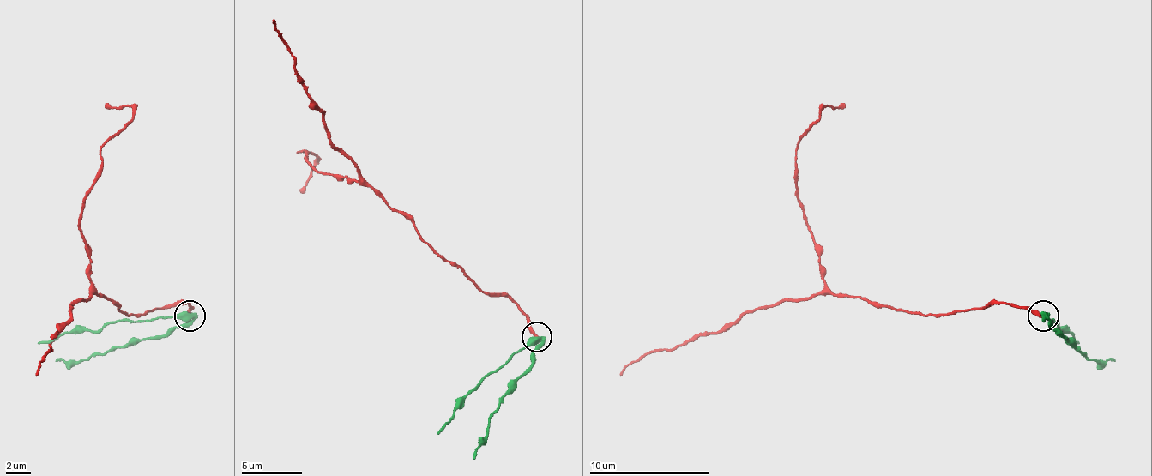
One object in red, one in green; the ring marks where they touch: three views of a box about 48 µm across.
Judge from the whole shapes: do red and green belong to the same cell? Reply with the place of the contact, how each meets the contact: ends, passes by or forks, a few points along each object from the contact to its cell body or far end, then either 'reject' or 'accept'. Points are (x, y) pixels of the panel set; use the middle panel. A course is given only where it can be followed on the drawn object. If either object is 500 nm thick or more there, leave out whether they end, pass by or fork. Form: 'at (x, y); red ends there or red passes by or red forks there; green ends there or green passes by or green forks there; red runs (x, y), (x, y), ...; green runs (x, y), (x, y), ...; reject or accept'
at (537, 337); red ends there; green passes by; red runs (535, 336), (527, 315), (478, 291), (376, 190), (318, 172), (298, 151), (316, 153), (299, 193); green runs (535, 336), (528, 366), (510, 388), (489, 421), (486, 439), (471, 458); reject

